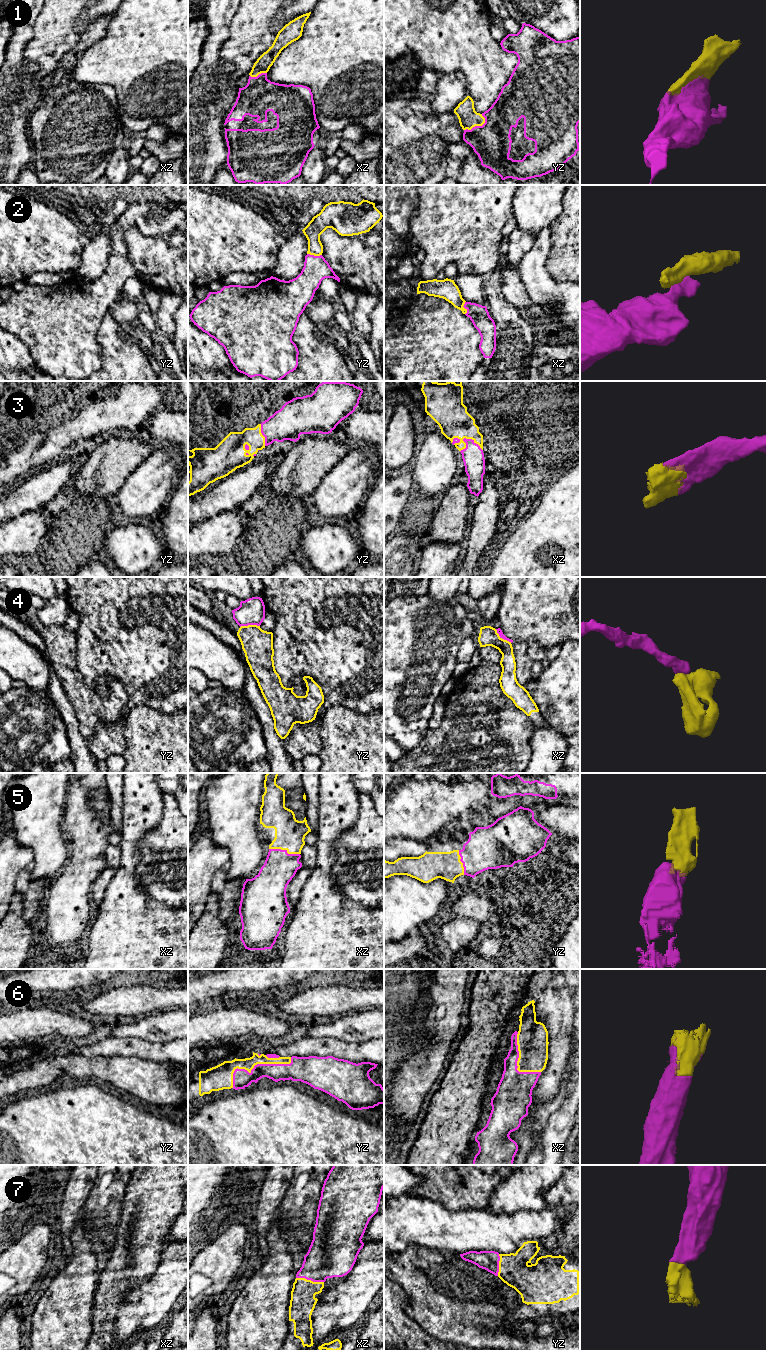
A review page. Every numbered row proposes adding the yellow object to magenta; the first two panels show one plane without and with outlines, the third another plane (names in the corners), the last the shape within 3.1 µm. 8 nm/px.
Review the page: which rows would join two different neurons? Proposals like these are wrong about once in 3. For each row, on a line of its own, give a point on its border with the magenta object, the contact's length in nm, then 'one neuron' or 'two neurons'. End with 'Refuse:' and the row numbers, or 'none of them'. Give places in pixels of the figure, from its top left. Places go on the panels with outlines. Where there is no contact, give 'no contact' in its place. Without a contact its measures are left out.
1: meets magenta in yz at (476, 126); contact 200 nm long; one neuron
2: meets magenta in yz at (313, 255); contact 120 nm long; two neurons
3: meets magenta in xz at (473, 440); contact 190 nm long; one neuron
4: meets magenta in yz at (249, 624); contact 160 nm long; two neurons
5: meets magenta in xz at (284, 850); contact 260 nm long; one neuron
6: meets magenta in yz at (257, 1064); contact 550 nm long; one neuron
7: meets magenta in xz at (310, 1279); contact 220 nm long; one neuron
Refuse: 2, 4

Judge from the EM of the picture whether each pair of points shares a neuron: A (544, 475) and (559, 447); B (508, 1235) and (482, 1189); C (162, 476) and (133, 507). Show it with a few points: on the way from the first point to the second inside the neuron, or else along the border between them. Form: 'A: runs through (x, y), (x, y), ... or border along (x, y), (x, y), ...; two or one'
A: runs through (544, 468), (544, 462), (552, 454); one
B: border along (486, 1209), (462, 1210); two
C: runs through (154, 484), (139, 499); one

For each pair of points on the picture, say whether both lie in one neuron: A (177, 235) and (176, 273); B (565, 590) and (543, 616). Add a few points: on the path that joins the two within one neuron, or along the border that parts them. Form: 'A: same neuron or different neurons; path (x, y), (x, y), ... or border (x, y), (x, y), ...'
A: different neurons; border (173, 232), (169, 244), (176, 248)
B: same neuron; path (559, 596), (545, 610)

